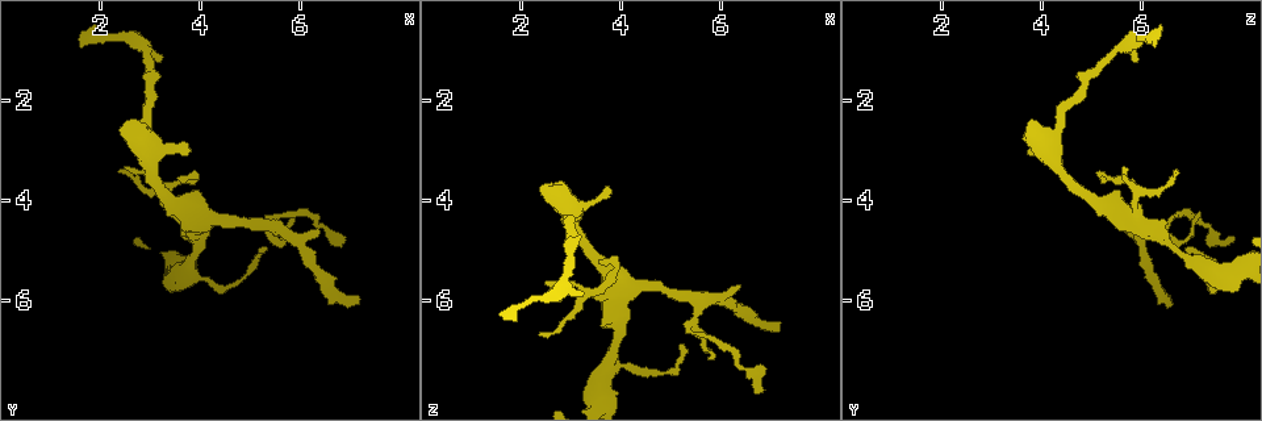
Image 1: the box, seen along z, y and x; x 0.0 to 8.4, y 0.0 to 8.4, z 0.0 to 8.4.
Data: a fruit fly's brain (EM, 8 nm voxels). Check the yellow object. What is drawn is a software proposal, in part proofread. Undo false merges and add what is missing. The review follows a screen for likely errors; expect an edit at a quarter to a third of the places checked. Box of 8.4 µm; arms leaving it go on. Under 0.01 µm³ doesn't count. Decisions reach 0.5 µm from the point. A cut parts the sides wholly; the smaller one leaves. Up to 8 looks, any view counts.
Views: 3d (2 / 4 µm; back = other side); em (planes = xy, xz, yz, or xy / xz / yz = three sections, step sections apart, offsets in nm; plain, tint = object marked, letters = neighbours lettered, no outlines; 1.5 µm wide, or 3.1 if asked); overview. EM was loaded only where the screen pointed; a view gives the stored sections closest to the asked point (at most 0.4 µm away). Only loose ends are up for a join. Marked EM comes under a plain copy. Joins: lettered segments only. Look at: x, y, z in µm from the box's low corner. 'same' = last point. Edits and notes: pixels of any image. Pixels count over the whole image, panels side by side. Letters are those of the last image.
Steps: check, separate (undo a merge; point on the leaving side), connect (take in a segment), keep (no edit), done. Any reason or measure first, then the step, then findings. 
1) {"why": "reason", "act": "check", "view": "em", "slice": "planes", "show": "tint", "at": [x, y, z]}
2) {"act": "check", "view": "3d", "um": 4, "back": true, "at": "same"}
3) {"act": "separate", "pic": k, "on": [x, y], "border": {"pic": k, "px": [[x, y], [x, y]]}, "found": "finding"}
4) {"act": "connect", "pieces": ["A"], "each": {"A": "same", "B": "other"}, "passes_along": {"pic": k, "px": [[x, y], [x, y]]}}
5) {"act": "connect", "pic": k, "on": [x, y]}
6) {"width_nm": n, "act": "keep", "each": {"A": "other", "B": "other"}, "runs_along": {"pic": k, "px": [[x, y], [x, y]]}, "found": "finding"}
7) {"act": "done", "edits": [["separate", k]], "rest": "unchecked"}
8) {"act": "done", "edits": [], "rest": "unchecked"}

{"why": "free end", "act": "check", "view": "3d", "um": 4, "at": [3.80, 3.05, 3.75]}

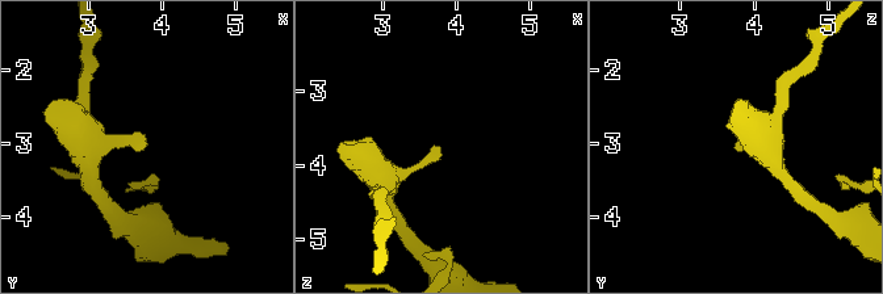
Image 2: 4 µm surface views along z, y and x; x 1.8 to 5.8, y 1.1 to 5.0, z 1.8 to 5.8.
{"why": "now the EM", "act": "check", "view": "em", "slice": "xy", "step": 8, "show": "letters", "at": [3.75, 3.00, 3.75]}

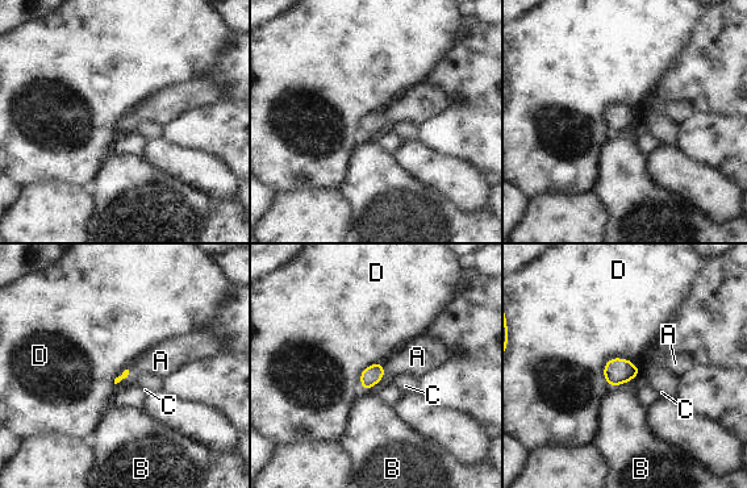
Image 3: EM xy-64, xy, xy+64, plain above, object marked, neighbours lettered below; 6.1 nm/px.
{"act": "connect", "pieces": ["A"], "each": {"A": "same", "B": "other", "C": "other", "D": "other"}, "passes_along": {"pic": 3, "px": [[370, 376], [383, 368], [417, 357]]}, "found": "the cell continues"}

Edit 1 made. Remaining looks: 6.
{"why": "branch stops here", "act": "check", "view": "em", "slice": "xz", "step": 8, "show": "tint", "at": [7.15, 5.90, 6.55]}

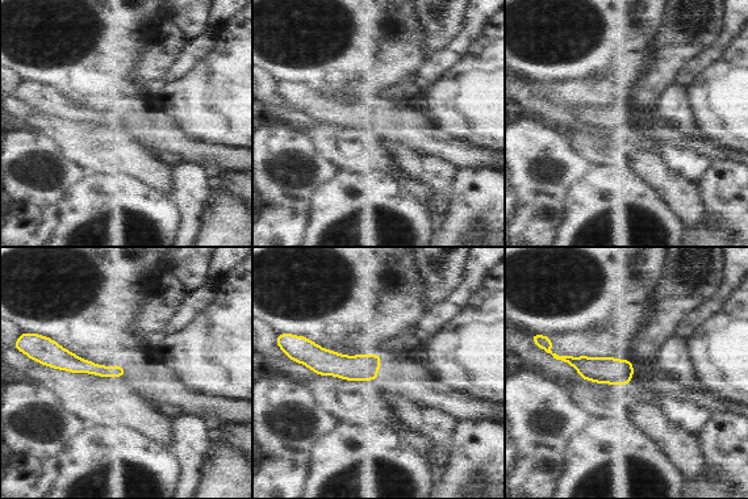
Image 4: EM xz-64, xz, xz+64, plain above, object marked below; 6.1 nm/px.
{"why": "another direction", "act": "check", "view": "em", "slice": "planes", "show": "letters", "at": "same"}

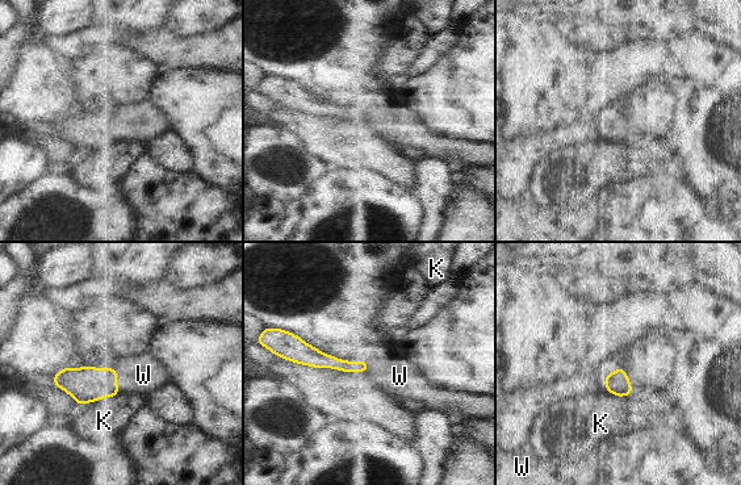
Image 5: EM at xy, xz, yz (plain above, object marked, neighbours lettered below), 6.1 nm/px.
{"longest_contact_nm": ["K", 260], "act": "connect", "pieces": ["W"], "each": {"K": "other", "W": "same"}, "passes_along": {"pic": 5, "px": [[87, 384], [116, 380], [143, 375]]}, "found": "it goes on there"}

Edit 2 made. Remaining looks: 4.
{"why": "redraw", "act": "check", "view": "overview"}

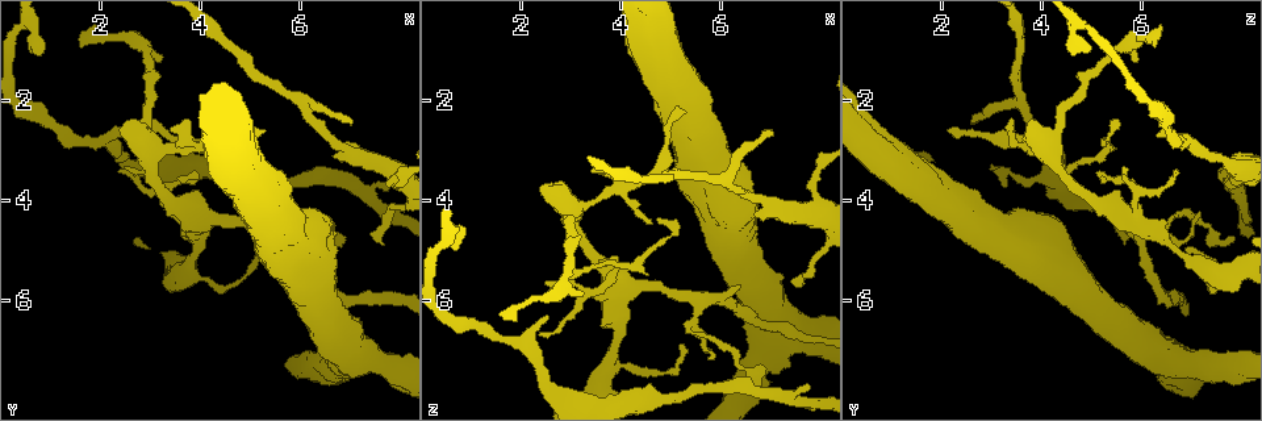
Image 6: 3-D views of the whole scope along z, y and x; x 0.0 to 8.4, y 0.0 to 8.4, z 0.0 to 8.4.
{"why": "branch stops here", "act": "check", "view": "3d", "um": 2, "at": [2.40, 3.45, 6.60]}

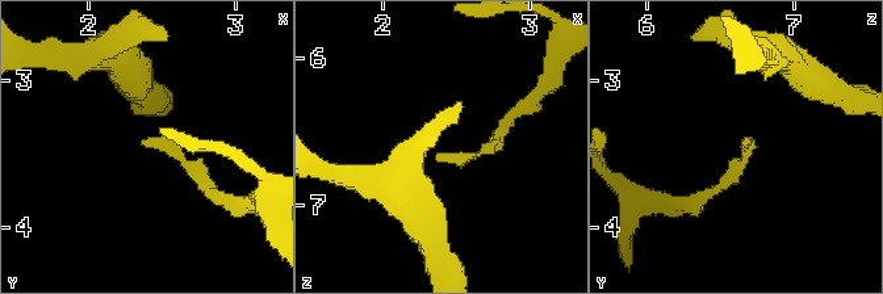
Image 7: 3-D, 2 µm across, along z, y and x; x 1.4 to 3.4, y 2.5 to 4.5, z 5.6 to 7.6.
{"act": "check", "view": "em", "slice": "planes", "show": "letters", "at": [2.40, 3.42, 6.64]}

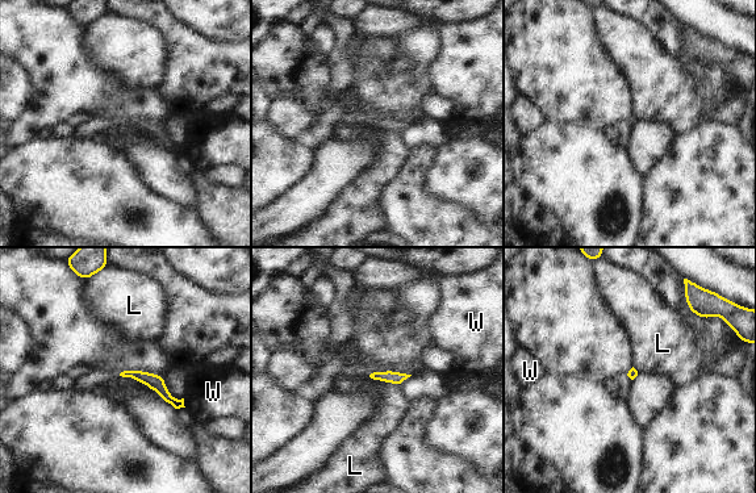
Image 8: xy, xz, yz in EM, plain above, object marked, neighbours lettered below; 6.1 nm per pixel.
{"act": "keep", "each": {"L": "other", "W": "other"}, "border": {"pic": 8, "px": [[368, 376], [400, 387]]}, "found": "none of them fits"}

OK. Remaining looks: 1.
{"act": "done", "edits": [["connect", 3], ["connect", 5]], "rest": "unchecked"}

